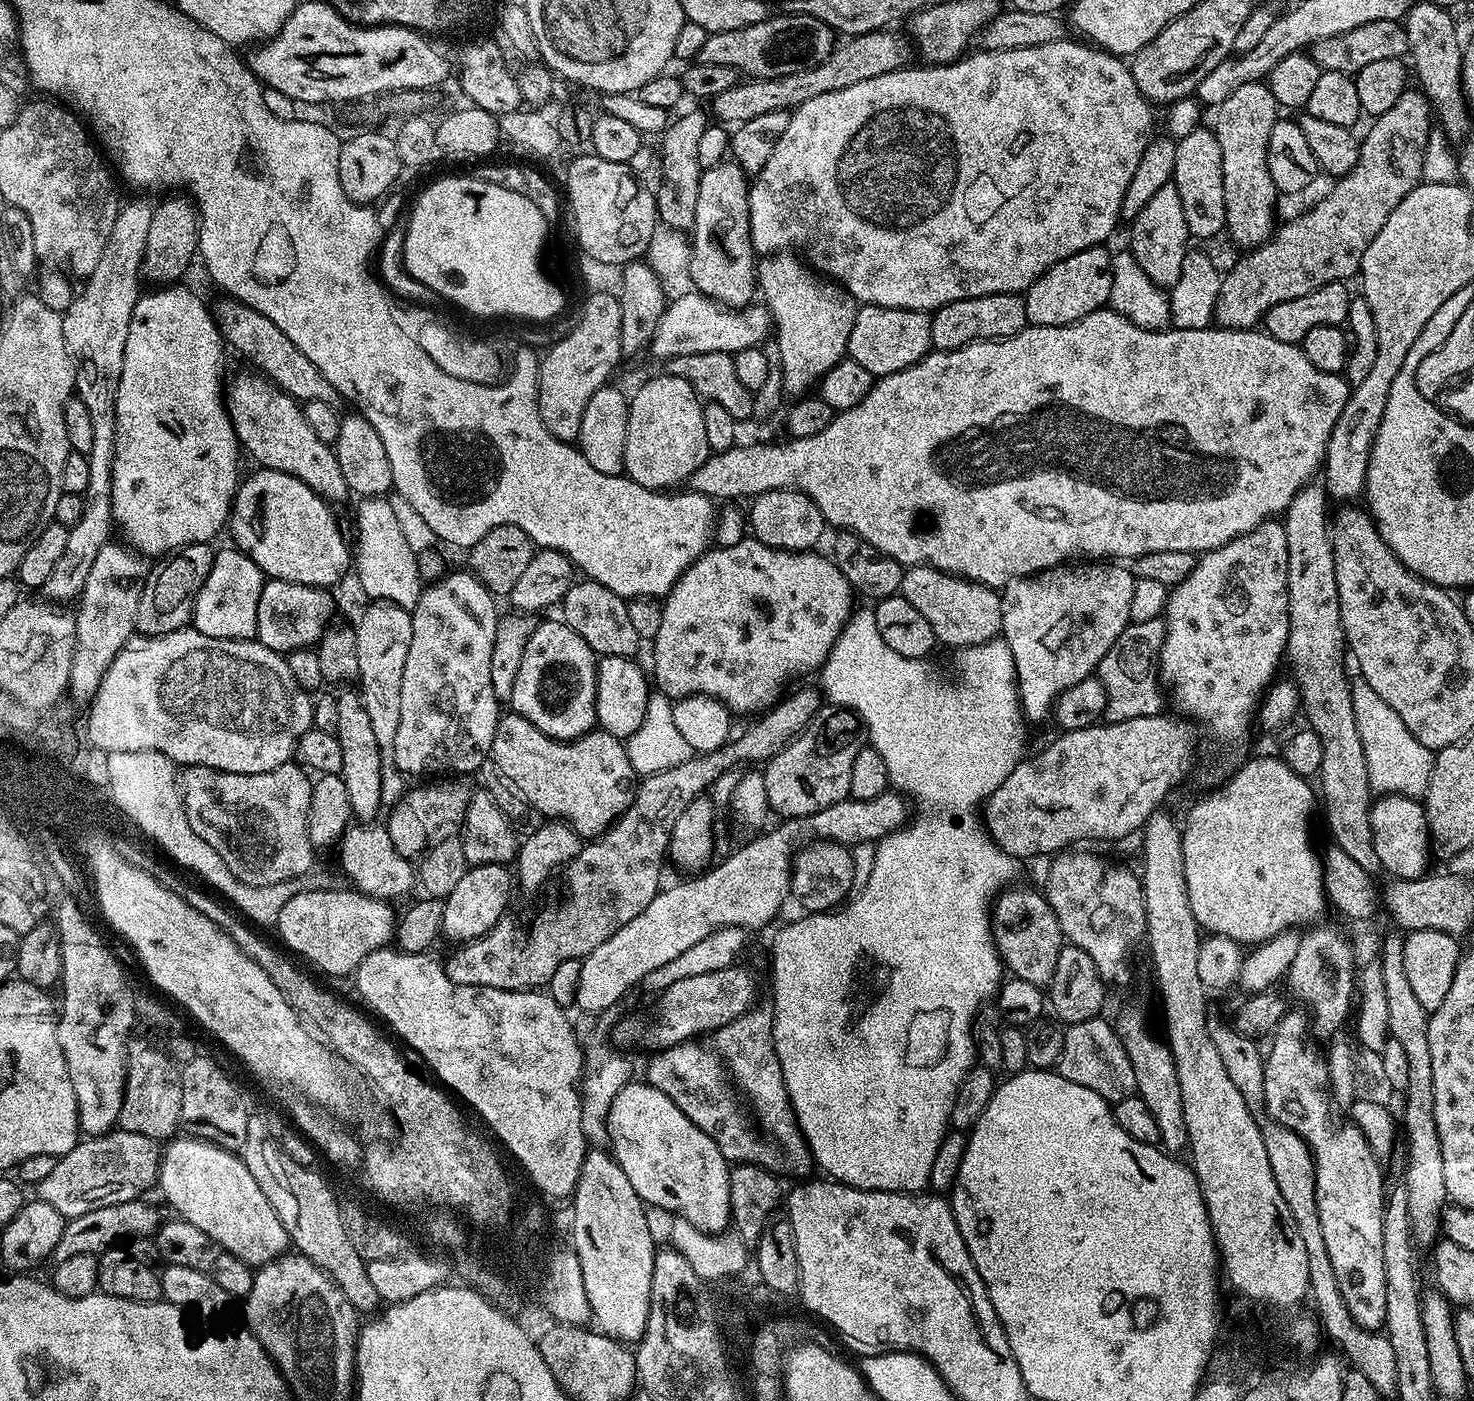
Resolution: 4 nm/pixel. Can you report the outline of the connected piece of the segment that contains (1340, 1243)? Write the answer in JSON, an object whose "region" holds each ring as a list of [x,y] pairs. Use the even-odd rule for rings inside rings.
{"region":[[[1303,1011],[1300,1012],[1285,1012],[1270,1037],[1272,1049],[1269,1052],[1267,1050],[1264,1061],[1265,1109],[1272,1120],[1294,1130],[1294,1134],[1308,1143],[1316,1163],[1318,1222],[1322,1222],[1322,1238],[1326,1242],[1326,1254],[1330,1254],[1330,1266],[1334,1266],[1334,1278],[1338,1278],[1342,1302],[1356,1327],[1380,1330],[1384,1328],[1386,1318],[1386,1271],[1383,1265],[1382,1238],[1386,1183],[1384,1172],[1380,1169],[1382,1160],[1371,1149],[1370,1142],[1356,1124],[1339,1124],[1332,1117],[1334,1105],[1332,1093],[1328,1090],[1328,1062],[1321,1053],[1320,1056],[1316,1053],[1317,1045],[1310,1039],[1309,1017]]]}

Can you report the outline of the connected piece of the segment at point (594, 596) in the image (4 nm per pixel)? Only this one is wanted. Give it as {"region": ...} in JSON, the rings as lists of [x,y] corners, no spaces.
{"region":[[[587,578],[577,579],[570,586],[570,590],[564,595],[562,601],[562,609],[564,608],[563,623],[570,626],[570,630],[574,630],[574,634],[578,634],[578,638],[582,638],[582,642],[586,642],[586,646],[590,646],[590,650],[596,653],[597,657],[601,656],[630,656],[635,657],[636,651],[640,648],[640,632],[636,629],[636,624],[632,621],[632,612],[629,601],[623,596],[614,594],[614,590],[610,590],[606,586],[602,586],[596,580]]]}

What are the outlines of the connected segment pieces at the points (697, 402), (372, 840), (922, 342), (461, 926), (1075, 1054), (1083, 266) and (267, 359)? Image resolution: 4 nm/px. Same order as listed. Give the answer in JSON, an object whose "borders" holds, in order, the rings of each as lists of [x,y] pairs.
{"borders":[[[[661,374],[646,381],[636,393],[631,393],[624,455],[624,472],[628,479],[657,490],[672,490],[689,480],[694,470],[698,470],[698,466],[702,466],[710,455],[706,442],[706,422],[702,422],[703,413],[704,404],[686,378]]],[[[356,822],[344,833],[339,845],[340,864],[344,872],[352,876],[351,887],[368,897],[392,898],[404,896],[418,884],[418,876],[414,871],[411,859],[403,857],[394,848],[387,827],[380,822]]],[[[877,304],[857,307],[854,330],[850,330],[848,356],[858,362],[858,366],[866,366],[873,378],[906,370],[931,351],[932,318],[929,313],[905,308],[883,308]]],[[[471,865],[462,874],[458,886],[450,890],[450,894],[443,897],[444,913],[442,914],[441,929],[445,937],[467,942],[486,934],[499,920],[505,919],[508,908],[508,899],[512,896],[514,876],[505,865]]],[[[1100,1016],[1065,1027],[1062,1054],[1055,1071],[1070,1082],[1078,1082],[1078,1086],[1086,1086],[1086,1090],[1094,1090],[1094,1094],[1109,1102],[1137,1095],[1134,1066],[1130,1066],[1130,1058],[1126,1058],[1115,1027]]],[[[1104,246],[1087,248],[1047,268],[1047,270],[1028,287],[1027,292],[1023,293],[1029,325],[1066,326],[1067,324],[1073,324],[1082,318],[1086,318],[1086,314],[1096,312],[1098,309],[1105,307],[1110,298],[1113,258],[1113,253],[1111,251],[1107,252],[1106,249],[1107,247]]],[[[223,298],[217,308],[214,308],[214,314],[217,323],[220,325],[221,336],[225,343],[232,349],[236,348],[240,353],[249,356],[254,362],[253,367],[258,369],[273,384],[277,384],[284,392],[289,393],[298,401],[321,400],[328,402],[337,410],[341,409],[344,399],[341,393],[330,384],[326,378],[322,377],[309,358],[298,350],[294,342],[286,337],[278,326],[274,325],[270,319],[262,315],[260,311],[246,306],[244,303],[231,299]]]]}

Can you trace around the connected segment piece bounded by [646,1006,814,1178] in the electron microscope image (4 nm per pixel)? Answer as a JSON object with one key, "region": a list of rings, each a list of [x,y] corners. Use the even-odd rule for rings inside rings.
{"region":[[[760,1007],[749,1008],[734,1018],[734,1022],[723,1024],[710,1036],[713,1050],[724,1059],[737,1086],[748,1095],[756,1111],[756,1124],[740,1105],[739,1098],[732,1093],[719,1058],[706,1045],[696,1044],[700,1042],[659,1049],[648,1064],[646,1080],[670,1097],[674,1106],[678,1106],[678,1110],[682,1110],[682,1114],[698,1126],[698,1130],[705,1132],[716,1143],[725,1160],[736,1164],[756,1164],[773,1174],[780,1174],[785,1168],[804,1178],[814,1168],[812,1151],[800,1132],[786,1082],[782,1078],[782,1066],[778,1062],[772,1037],[772,1008]]]}

